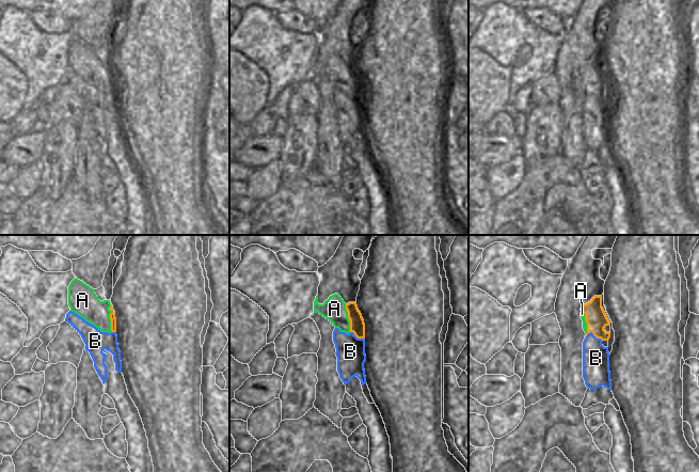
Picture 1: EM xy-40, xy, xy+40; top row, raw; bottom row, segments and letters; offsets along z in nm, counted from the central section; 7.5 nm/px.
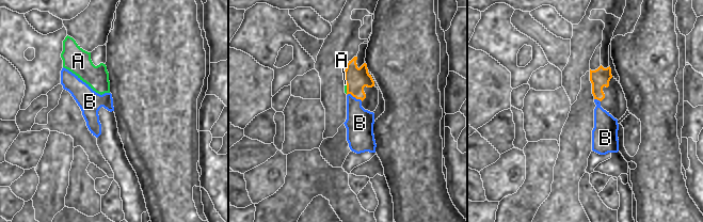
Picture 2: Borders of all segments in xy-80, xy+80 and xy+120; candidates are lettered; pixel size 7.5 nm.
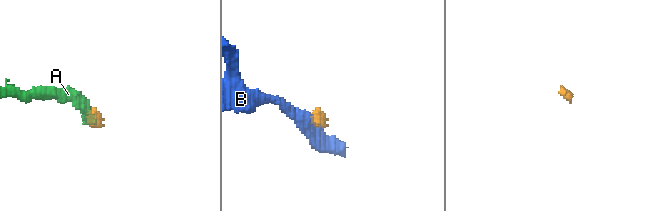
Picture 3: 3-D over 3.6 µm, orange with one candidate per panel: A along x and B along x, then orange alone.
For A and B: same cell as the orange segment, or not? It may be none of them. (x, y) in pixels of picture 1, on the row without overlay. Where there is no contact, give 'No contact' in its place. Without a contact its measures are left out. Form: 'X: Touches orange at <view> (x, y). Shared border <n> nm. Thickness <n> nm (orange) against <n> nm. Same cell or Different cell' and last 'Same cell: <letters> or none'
A: Touches orange at xy-40 (110, 79). Shared border 200 nm. Thickness 50 nm (orange) against 220 nm. Same cell
B: Touches orange at xy+40 (593, 95). Shared border 140 nm. Thickness 160 nm (orange) against 200 nm. Different cell
Same cell: A

